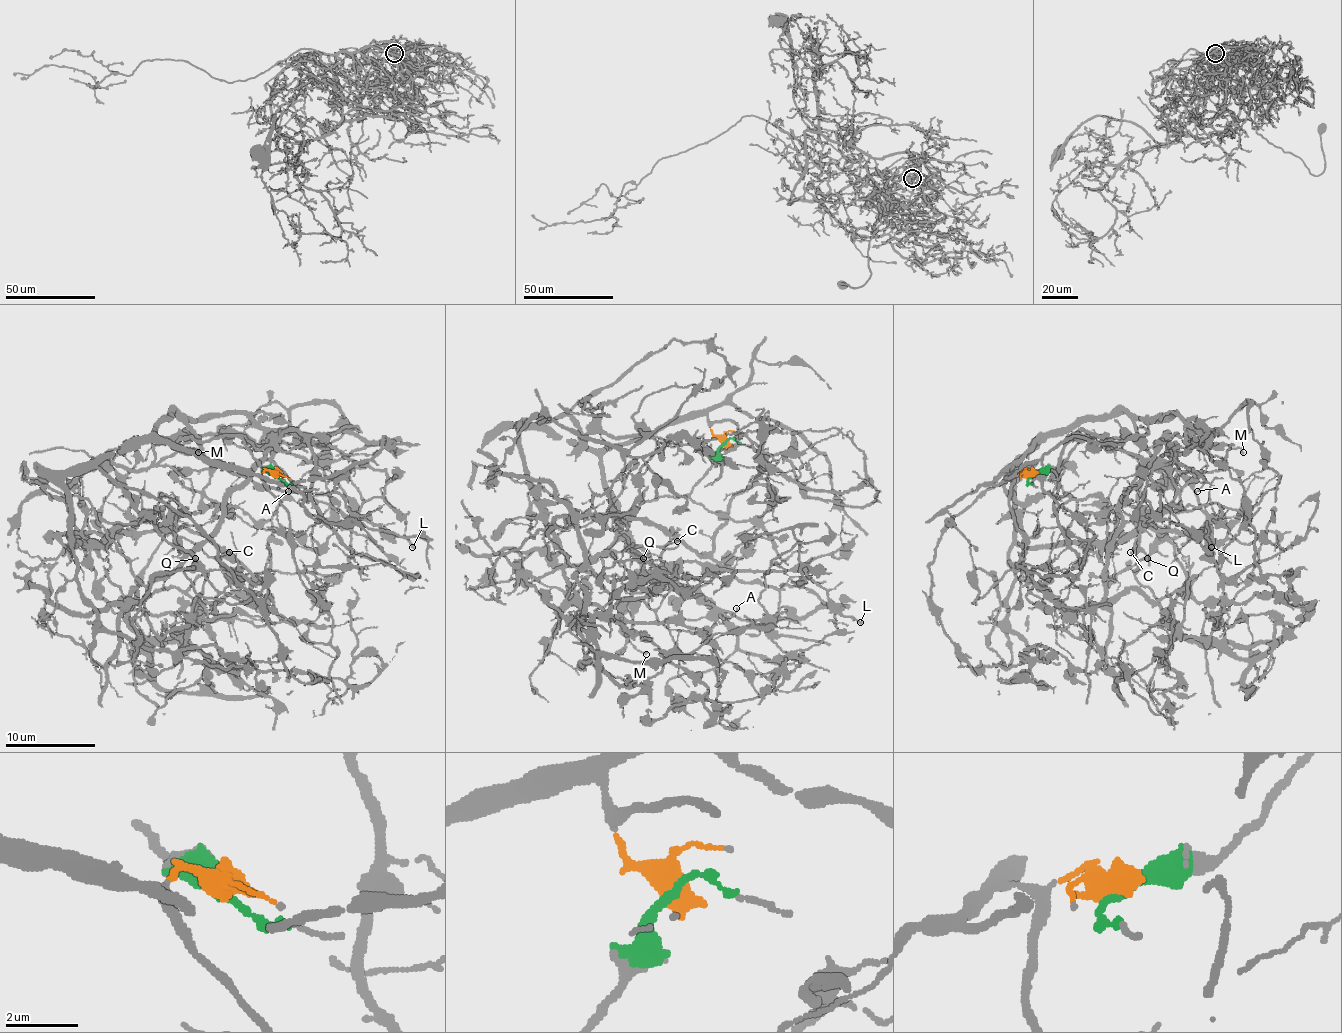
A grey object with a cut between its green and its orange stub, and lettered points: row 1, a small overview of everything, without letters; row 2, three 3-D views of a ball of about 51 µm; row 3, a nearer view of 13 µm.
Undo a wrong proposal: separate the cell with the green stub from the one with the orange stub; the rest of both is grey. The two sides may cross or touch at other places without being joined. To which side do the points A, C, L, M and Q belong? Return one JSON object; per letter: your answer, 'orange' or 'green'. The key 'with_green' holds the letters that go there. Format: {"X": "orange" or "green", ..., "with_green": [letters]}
{"A": "orange", "C": "orange", "L": "orange", "M": "orange", "Q": "orange", "with_green": []}

